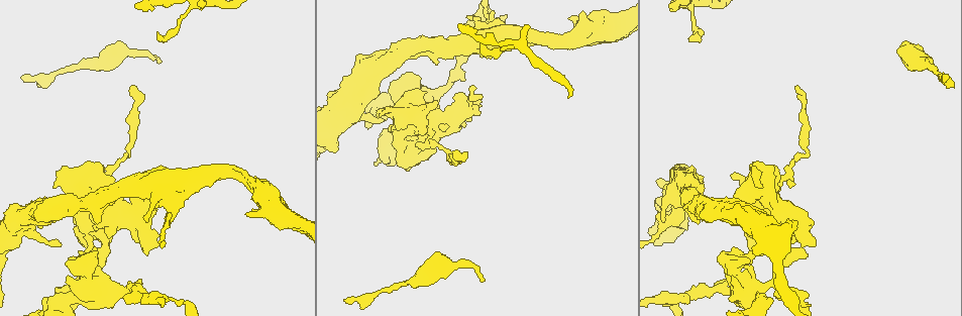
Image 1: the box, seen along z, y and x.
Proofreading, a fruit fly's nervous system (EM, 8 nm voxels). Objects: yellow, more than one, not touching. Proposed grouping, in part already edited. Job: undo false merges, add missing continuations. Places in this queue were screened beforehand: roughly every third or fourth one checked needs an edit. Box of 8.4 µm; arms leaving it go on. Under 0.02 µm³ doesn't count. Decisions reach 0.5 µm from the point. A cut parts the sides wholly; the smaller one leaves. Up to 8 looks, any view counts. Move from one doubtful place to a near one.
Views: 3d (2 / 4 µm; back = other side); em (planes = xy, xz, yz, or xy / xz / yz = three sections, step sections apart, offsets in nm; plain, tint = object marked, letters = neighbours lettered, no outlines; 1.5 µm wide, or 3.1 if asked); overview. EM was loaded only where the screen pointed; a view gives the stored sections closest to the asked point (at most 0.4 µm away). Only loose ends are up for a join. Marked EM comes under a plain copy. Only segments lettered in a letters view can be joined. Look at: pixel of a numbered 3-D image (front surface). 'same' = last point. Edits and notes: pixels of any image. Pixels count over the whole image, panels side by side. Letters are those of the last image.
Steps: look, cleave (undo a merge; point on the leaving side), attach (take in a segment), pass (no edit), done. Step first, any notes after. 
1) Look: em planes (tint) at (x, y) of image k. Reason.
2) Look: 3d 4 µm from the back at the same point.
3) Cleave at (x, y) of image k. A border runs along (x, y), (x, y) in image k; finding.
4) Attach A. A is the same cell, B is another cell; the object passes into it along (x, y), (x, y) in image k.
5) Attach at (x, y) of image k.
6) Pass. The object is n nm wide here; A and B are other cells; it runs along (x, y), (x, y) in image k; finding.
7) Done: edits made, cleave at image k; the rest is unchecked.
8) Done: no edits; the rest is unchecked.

Look: em xz step 4 (tint) at (384, 120) of image 1. Thin end.

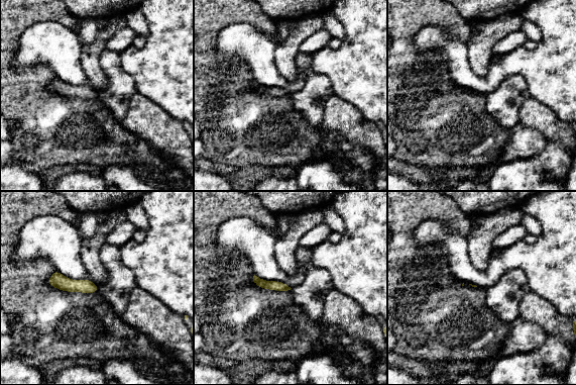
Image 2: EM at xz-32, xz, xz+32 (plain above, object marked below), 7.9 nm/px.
Look: em planes (letters) at the same point.

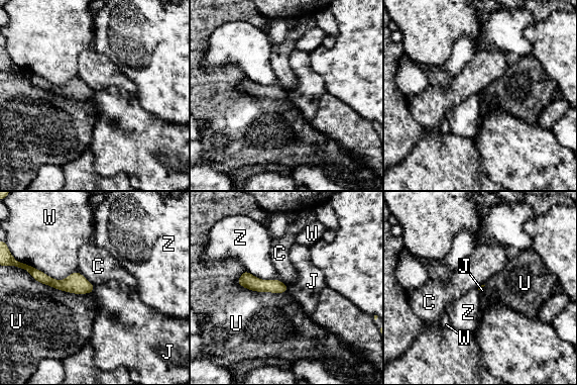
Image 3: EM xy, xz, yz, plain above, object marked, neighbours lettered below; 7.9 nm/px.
Pass. C, J, U, W and Z are other cells; a border runs along (95, 287), (92, 292) in image 3; no lettered segment goes on from it.

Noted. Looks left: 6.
Look: 3d 2 µm at (481, 48) of image 1. An open end.

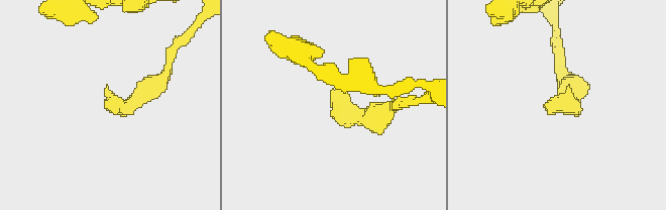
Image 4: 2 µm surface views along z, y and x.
Look: em xy step 8 (tint) at (565, 90) of image 4.

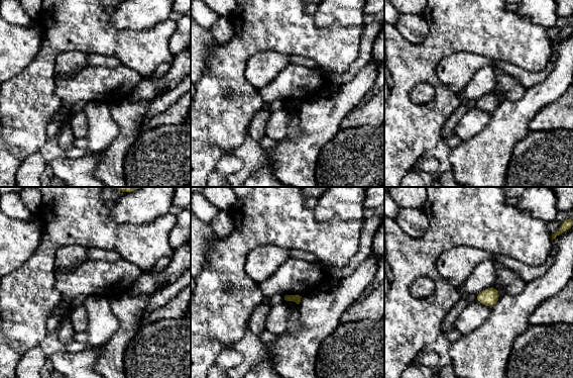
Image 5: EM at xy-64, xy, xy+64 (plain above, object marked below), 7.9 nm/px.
Look: em planes (letters) at the same point.

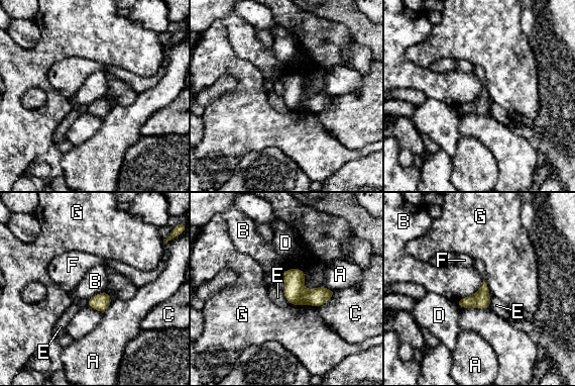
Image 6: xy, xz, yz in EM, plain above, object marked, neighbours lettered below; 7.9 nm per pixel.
Pass. A, B, C, D, E, F and G are other cells; none of them fits.

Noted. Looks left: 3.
Look: em planes (letters) at (160, 60) of image 1. An open end.

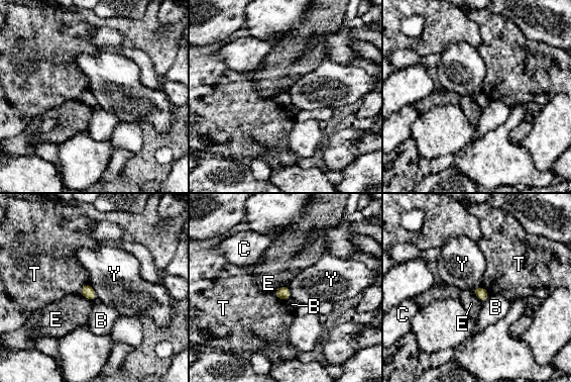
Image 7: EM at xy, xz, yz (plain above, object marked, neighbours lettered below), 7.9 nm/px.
Pass. B, C, E, T and Y are other cells; a border runs along (89, 283), (95, 292), (96, 298) in image 7; no lettered segment goes on from it.

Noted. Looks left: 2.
Done: no edits; the rest is unchecked.

